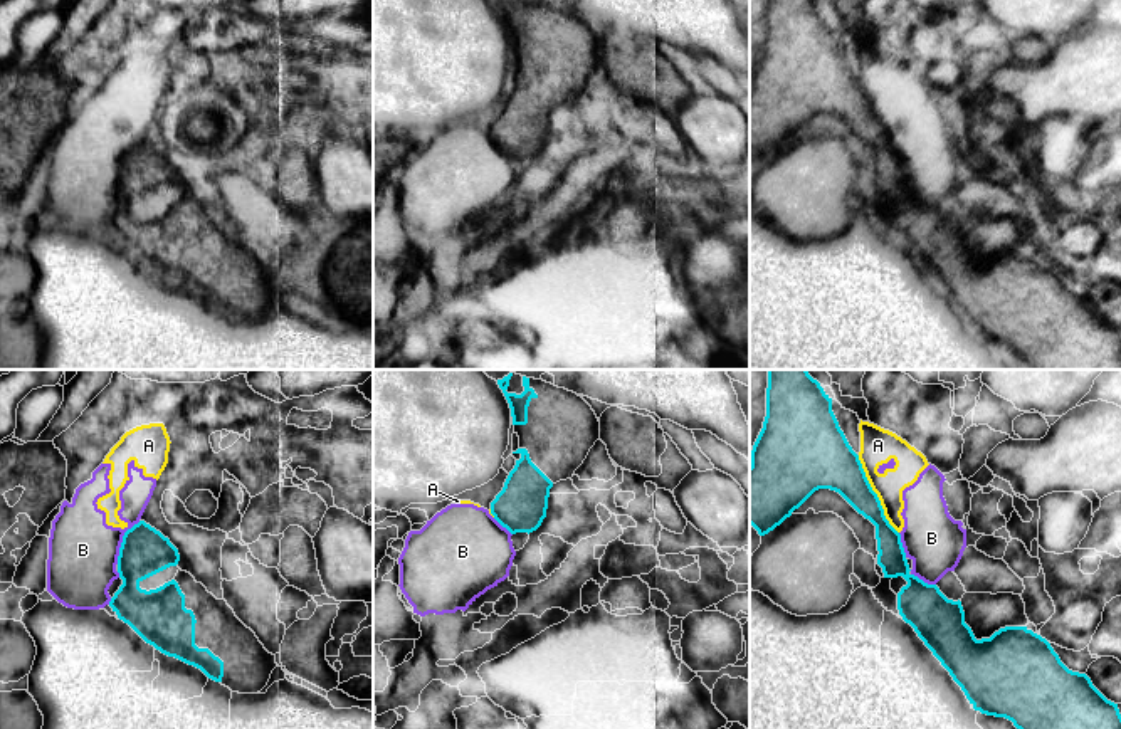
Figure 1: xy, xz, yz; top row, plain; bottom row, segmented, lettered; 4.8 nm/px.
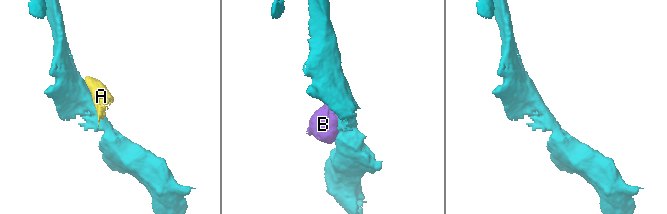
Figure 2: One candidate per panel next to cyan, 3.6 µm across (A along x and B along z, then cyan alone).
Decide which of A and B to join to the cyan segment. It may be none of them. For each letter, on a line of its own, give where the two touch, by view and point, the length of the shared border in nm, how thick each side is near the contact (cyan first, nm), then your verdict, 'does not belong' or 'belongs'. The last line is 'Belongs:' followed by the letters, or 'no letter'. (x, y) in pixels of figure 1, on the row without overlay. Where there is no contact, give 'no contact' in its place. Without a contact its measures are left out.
A: yz (876, 118) | 420 nm | 220/170 nm | does not belong
B: xy (123, 165) | 240 nm | 240/340 nm | does not belong
Belongs: no letter

